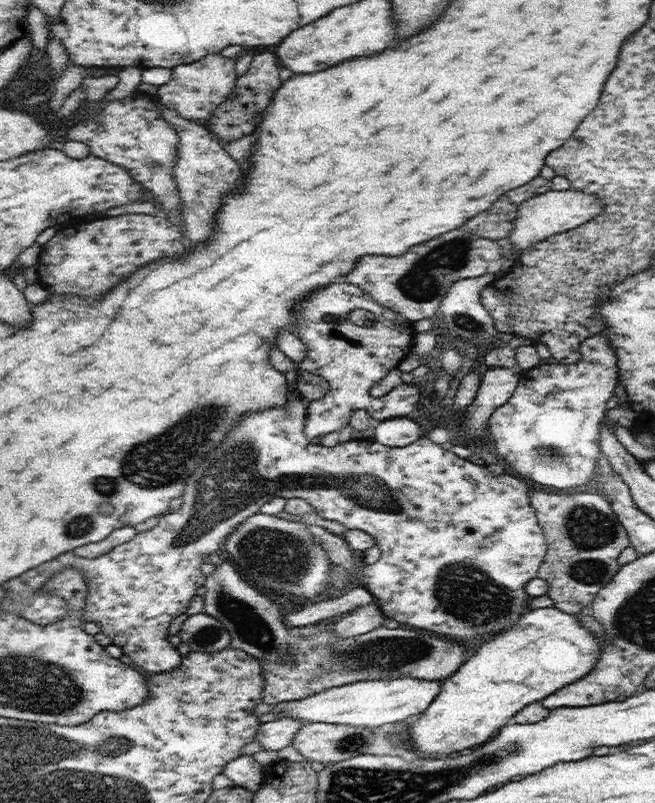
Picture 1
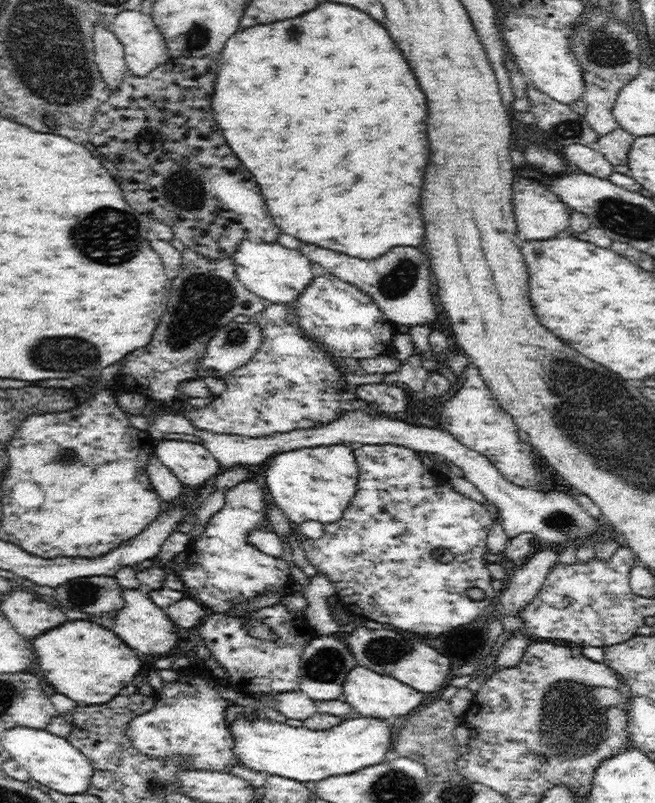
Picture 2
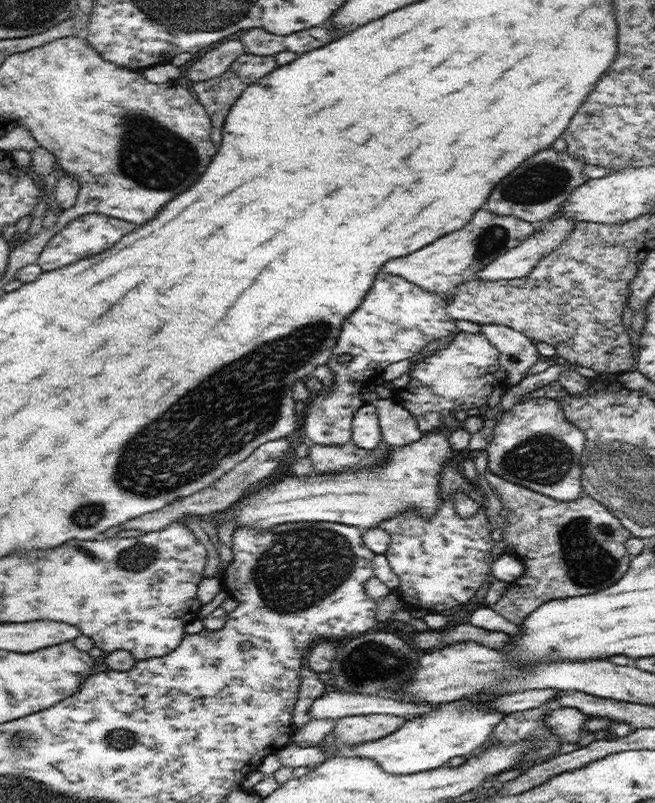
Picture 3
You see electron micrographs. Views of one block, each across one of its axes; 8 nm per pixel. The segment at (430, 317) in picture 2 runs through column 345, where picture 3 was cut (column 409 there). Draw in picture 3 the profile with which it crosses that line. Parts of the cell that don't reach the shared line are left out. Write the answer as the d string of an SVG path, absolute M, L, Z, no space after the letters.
M484 206L482 208L484 210L478 210L462 230L450 232L409 255L394 258L384 268L430 292L450 299L457 287L475 278L484 266L502 256L502 253L508 252L510 248L521 244L535 231L531 222L517 216L497 215Z

